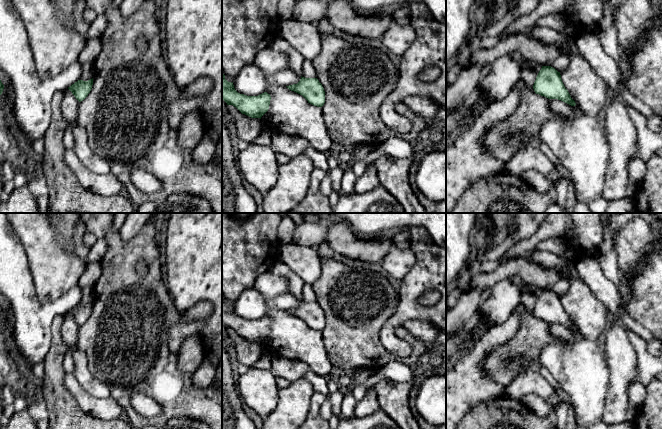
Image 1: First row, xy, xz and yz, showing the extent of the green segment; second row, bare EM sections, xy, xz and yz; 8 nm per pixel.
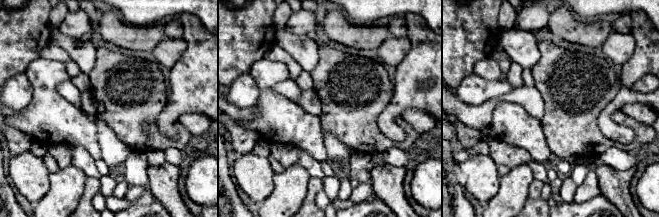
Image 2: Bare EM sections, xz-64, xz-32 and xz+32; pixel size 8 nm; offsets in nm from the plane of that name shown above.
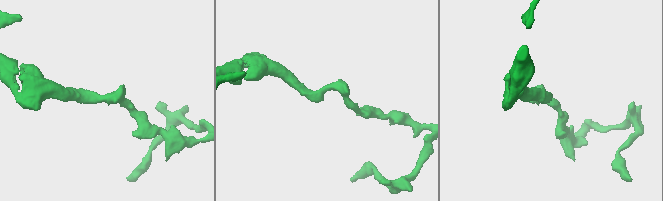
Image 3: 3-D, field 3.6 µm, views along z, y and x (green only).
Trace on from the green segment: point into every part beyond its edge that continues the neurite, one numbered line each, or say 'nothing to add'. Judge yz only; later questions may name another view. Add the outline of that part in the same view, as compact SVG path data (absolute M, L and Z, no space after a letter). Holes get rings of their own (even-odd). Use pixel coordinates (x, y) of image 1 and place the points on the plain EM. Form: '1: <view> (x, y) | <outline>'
nothing to add

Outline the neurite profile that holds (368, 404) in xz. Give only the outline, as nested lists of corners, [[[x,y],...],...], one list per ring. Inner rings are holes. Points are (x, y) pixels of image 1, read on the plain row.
[[[370,387],[365,396],[357,402],[354,417],[364,417],[380,409],[374,387]]]

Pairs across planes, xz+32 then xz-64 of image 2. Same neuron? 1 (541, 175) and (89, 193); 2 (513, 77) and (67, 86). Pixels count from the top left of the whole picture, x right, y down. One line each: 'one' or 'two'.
1: two
2: two

